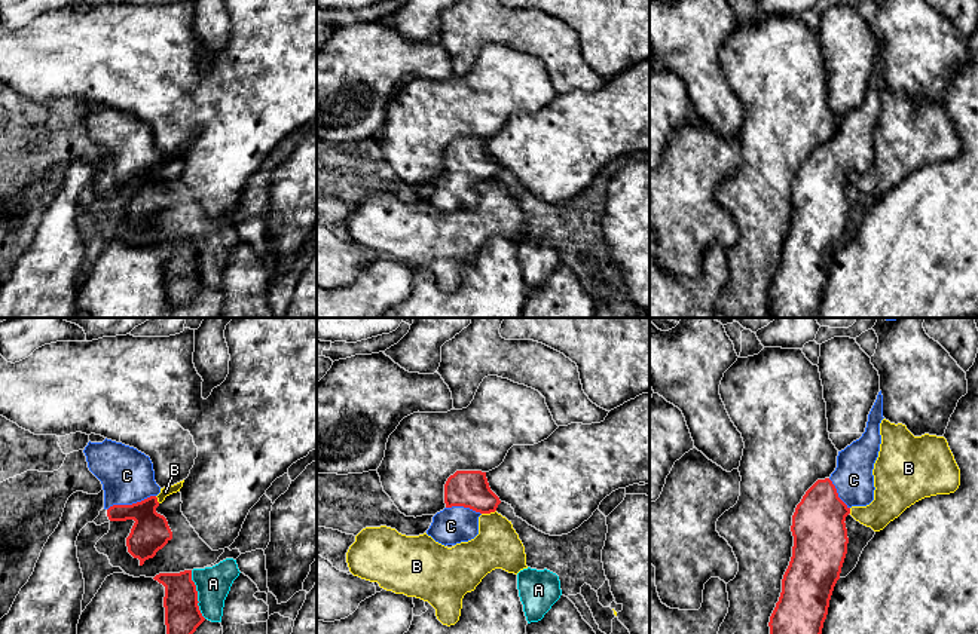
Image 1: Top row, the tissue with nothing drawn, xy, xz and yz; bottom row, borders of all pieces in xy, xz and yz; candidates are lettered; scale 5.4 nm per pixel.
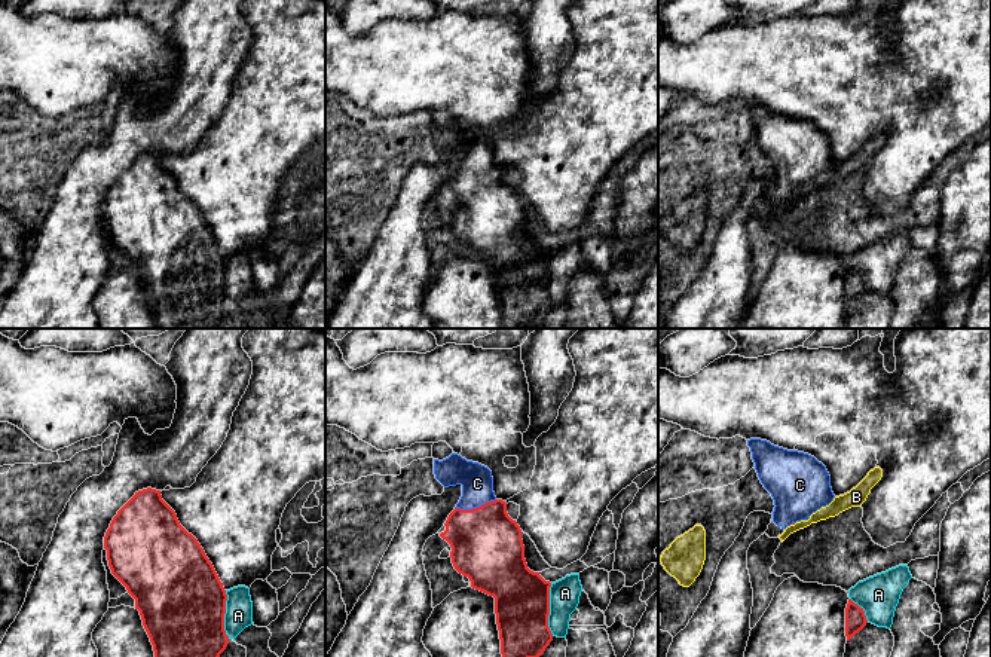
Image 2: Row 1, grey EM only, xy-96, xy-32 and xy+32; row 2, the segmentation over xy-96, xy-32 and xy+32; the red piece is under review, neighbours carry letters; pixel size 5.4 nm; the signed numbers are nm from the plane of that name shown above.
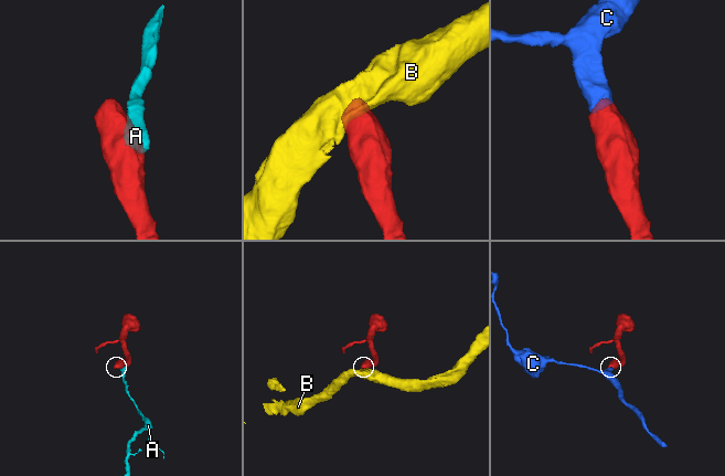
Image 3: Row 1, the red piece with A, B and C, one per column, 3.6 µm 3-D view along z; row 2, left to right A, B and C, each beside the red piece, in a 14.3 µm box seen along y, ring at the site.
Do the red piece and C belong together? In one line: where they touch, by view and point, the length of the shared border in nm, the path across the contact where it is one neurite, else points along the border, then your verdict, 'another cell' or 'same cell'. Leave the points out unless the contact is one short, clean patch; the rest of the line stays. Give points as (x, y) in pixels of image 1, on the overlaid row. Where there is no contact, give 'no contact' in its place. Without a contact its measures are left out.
meets red in xy at (133, 504); contact 280 nm long; runs through xy (150, 532), (146, 517), (133, 504), (127, 475); same cell

